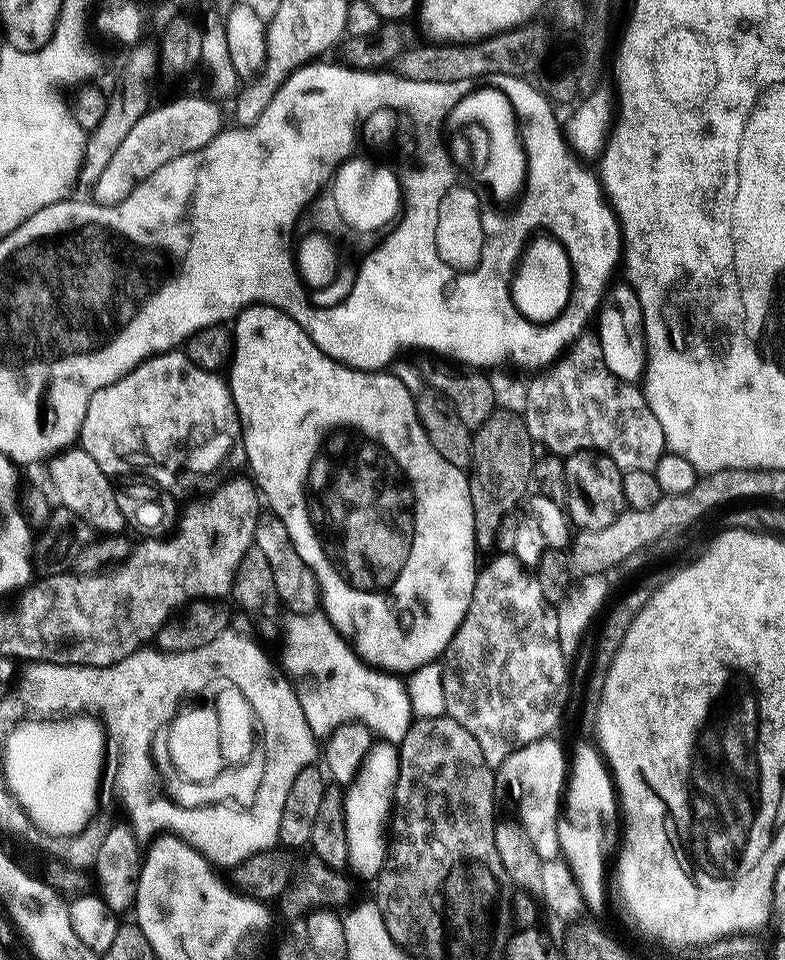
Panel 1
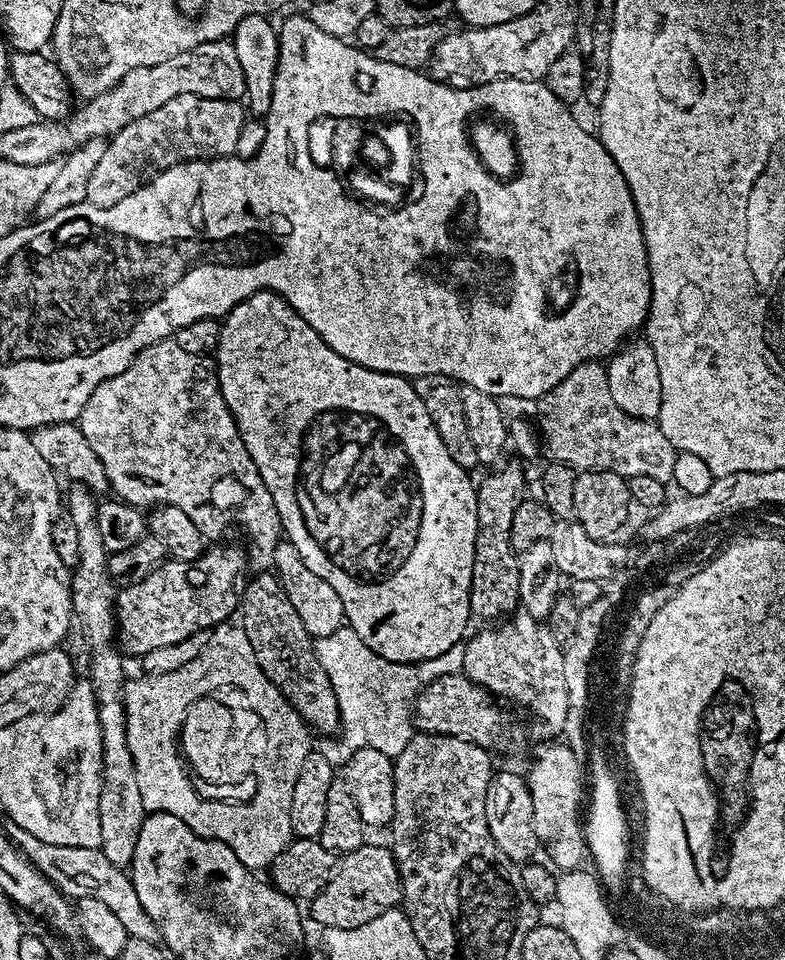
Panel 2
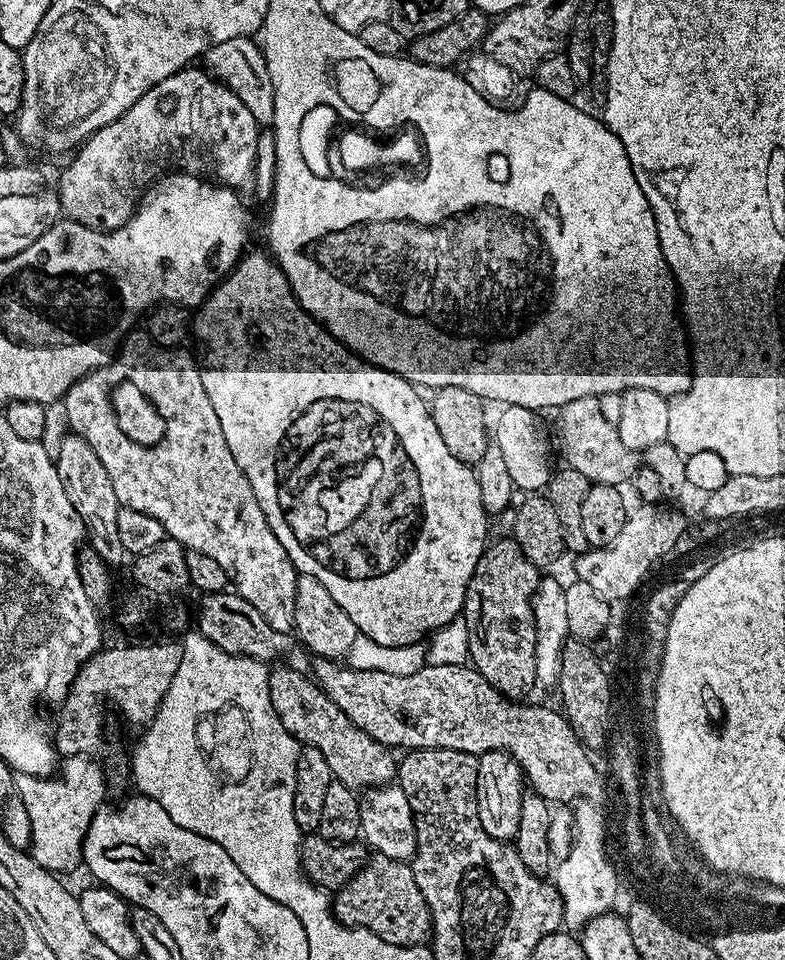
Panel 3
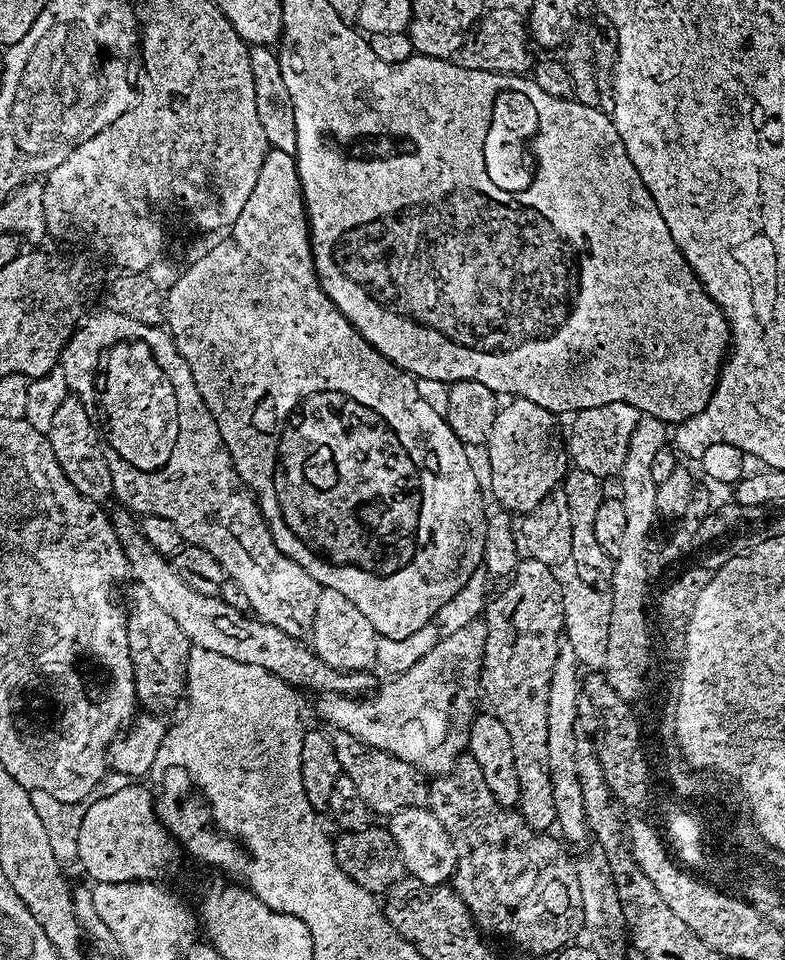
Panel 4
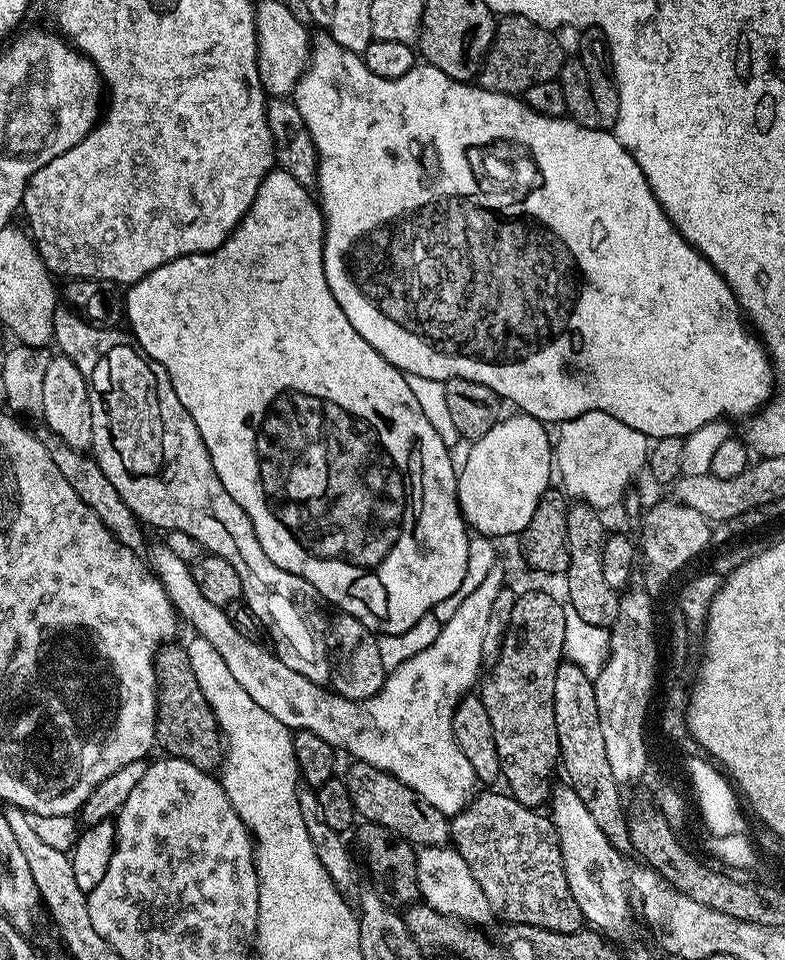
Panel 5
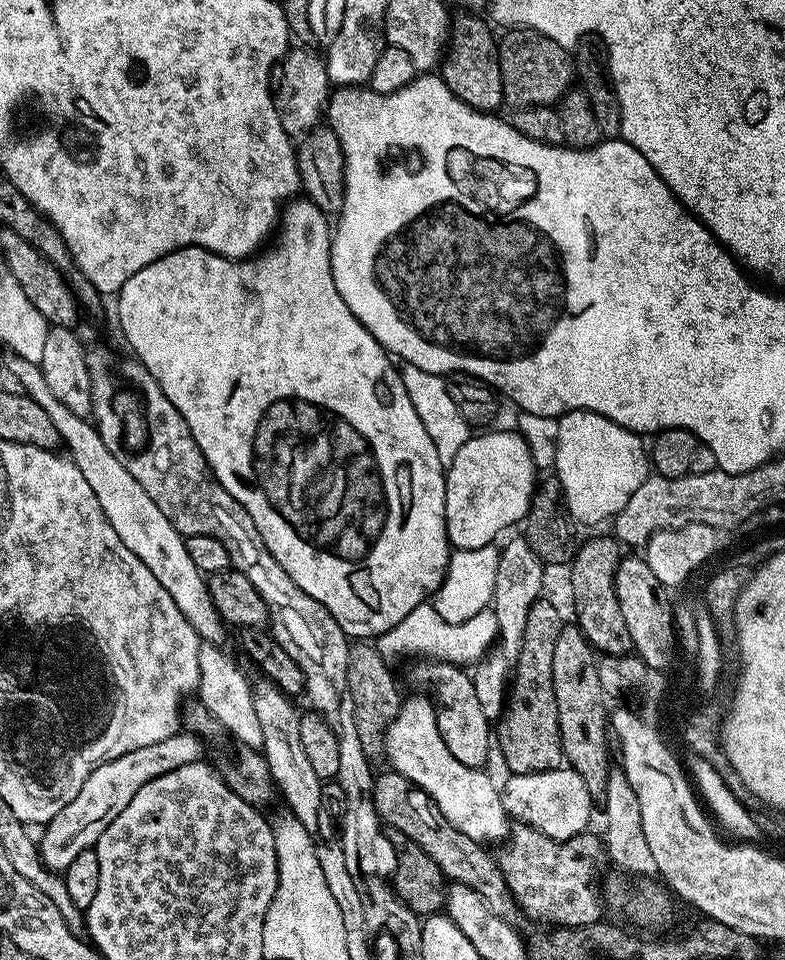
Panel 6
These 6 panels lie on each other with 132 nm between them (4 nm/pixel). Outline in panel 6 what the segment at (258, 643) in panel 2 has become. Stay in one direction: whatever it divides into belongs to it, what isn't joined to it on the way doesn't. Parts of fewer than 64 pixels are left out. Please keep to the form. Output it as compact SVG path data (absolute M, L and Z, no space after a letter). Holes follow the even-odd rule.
M385 770L381 776L379 773L373 779L372 801L381 821L389 828L402 830L406 838L418 842L418 846L422 846L422 850L426 850L426 854L430 854L430 858L438 862L438 866L449 881L460 882L477 891L494 914L500 915L504 920L509 922L516 920L518 907L500 869L499 859L493 853L491 856L481 841L466 838L462 830L454 830L454 826L446 822L442 810L438 810L438 806L430 798L430 794L426 794L426 790L422 790L402 774Z

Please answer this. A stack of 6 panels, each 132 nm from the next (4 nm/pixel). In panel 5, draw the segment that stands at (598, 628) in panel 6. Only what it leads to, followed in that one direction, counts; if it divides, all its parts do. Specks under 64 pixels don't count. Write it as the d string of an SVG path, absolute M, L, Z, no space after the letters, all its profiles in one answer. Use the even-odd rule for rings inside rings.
M576 502L571 505L566 514L566 542L568 543L568 600L571 611L592 626L611 629L612 623L618 618L620 596L617 589L610 586L602 578L602 546L606 529L604 520L597 509L590 505Z

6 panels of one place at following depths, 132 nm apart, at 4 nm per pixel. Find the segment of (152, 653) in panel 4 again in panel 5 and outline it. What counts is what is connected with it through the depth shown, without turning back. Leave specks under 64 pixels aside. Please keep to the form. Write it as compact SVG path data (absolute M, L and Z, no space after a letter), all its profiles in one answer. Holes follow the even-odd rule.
M176 643L165 644L156 653L156 742L167 755L190 762L203 772L215 773L223 765L226 741L198 678L194 678L187 647Z

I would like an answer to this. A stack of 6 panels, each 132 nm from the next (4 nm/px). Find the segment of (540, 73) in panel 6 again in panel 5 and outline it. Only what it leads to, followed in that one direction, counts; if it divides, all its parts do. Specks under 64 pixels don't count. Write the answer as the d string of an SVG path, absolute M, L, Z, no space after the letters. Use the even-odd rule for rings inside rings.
M503 17L496 25L492 47L484 57L478 73L480 87L488 88L491 92L501 92L507 96L520 96L538 82L557 79L564 65L566 53L563 46L556 41L556 36L555 31L530 22L530 18Z

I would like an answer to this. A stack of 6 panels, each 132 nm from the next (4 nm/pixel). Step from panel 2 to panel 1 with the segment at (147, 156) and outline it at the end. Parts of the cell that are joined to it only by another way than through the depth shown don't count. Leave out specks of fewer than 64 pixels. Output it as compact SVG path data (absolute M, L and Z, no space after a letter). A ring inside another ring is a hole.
M182 96L176 102L164 104L161 108L153 107L140 119L134 127L122 138L122 146L114 150L114 158L106 162L106 170L102 170L100 176L95 177L90 193L91 199L102 206L114 206L120 204L127 196L134 191L144 180L154 174L154 170L162 170L166 162L178 158L182 154L197 152L209 144L214 137L225 127L224 116L220 113L220 108L213 99L203 100L200 96Z

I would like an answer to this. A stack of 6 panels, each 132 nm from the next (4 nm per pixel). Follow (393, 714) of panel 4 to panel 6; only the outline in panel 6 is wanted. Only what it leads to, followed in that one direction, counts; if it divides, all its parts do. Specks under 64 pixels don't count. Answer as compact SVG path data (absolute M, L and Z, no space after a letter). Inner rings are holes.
M12 364L12 368L16 368L19 387L24 395L34 398L34 402L38 402L38 406L42 406L42 410L50 414L50 422L54 422L63 447L68 447L67 455L76 463L78 470L82 470L82 478L86 478L90 490L94 490L94 498L98 498L98 506L102 506L102 514L106 514L118 538L122 538L122 543L133 554L138 554L138 558L142 558L146 566L150 566L150 574L154 574L154 578L162 582L166 594L174 598L174 606L182 610L201 641L223 645L226 625L210 598L205 574L194 566L184 535L177 530L174 522L170 522L170 518L166 518L166 514L162 514L162 510L158 510L158 502L154 502L154 498L150 498L150 494L142 490L142 482L138 482L138 478L134 478L134 474L130 474L130 470L126 470L126 466L122 466L122 462L118 462L118 458L110 454L95 423L74 414L74 410L66 410L66 406L62 406L62 402L54 398L46 383L46 374L42 374L39 364ZM412 696L409 700L407 697L394 722L384 731L384 756L392 763L389 764L391 771L410 778L410 782L426 790L438 810L442 810L446 822L450 822L454 830L462 830L466 838L503 841L510 831L510 817L500 800L501 789L487 776L487 771L462 766L462 762L450 754L438 730L435 703L425 696Z

